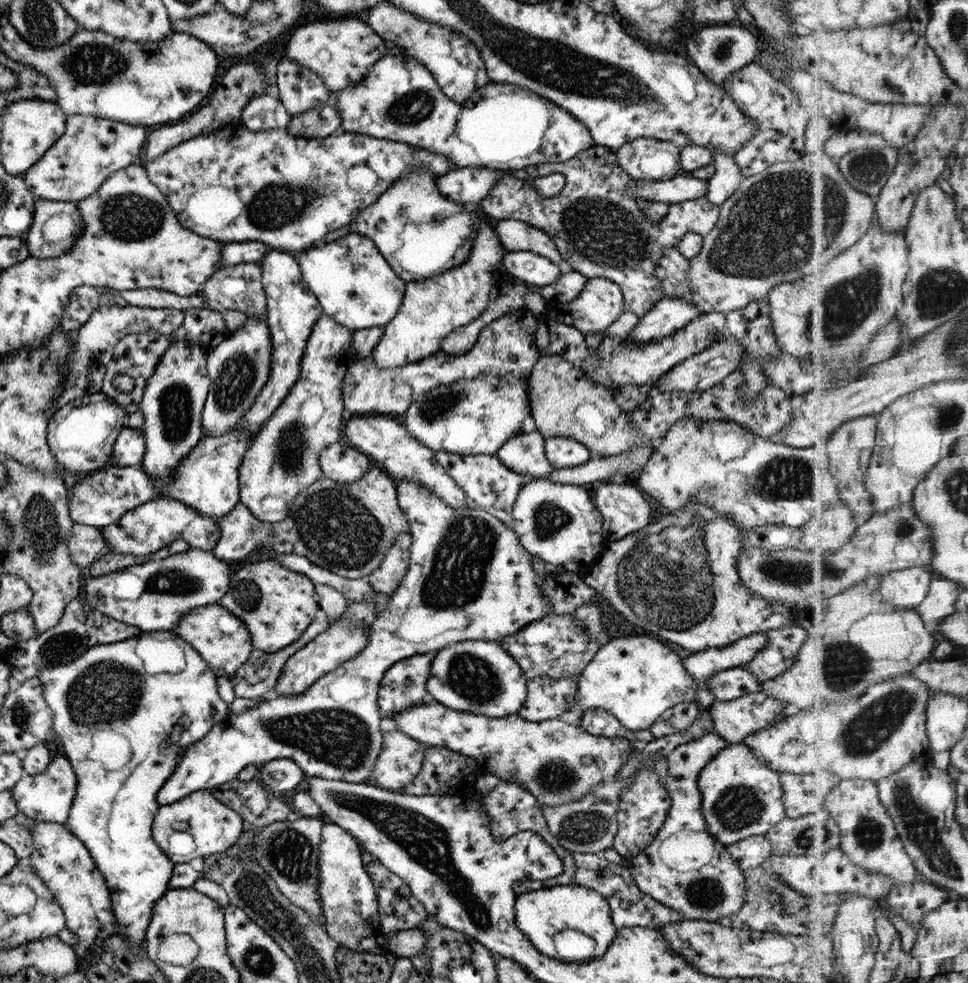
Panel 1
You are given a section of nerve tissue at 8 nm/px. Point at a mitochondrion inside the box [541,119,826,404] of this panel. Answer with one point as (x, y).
(607, 234)

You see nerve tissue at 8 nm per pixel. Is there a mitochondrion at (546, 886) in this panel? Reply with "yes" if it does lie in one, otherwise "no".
no

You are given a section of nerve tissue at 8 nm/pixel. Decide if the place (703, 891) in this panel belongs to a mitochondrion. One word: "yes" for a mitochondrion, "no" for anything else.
yes

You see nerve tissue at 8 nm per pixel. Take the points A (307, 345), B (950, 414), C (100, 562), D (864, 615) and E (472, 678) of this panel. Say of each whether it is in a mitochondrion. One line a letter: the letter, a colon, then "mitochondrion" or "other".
A: other
B: mitochondrion
C: other
D: other
E: mitochondrion

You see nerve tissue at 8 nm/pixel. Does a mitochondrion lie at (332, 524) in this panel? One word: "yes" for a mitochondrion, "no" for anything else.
yes

